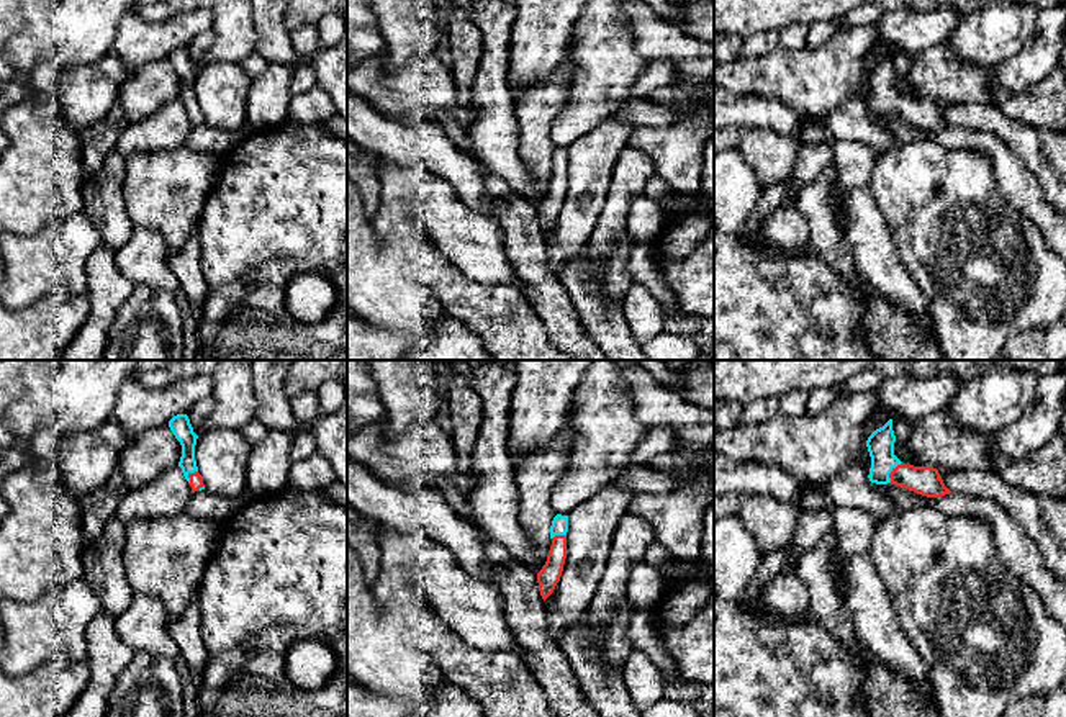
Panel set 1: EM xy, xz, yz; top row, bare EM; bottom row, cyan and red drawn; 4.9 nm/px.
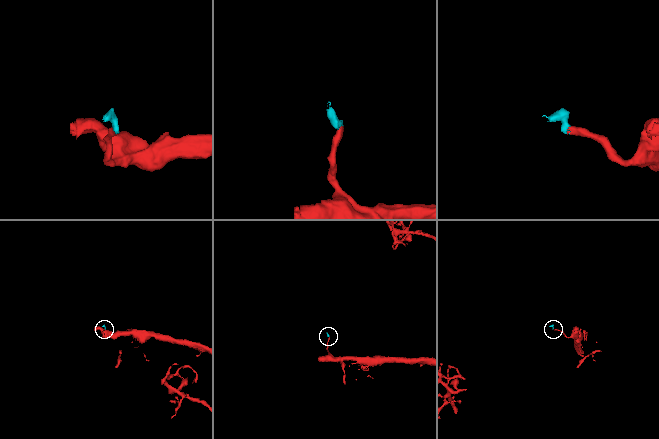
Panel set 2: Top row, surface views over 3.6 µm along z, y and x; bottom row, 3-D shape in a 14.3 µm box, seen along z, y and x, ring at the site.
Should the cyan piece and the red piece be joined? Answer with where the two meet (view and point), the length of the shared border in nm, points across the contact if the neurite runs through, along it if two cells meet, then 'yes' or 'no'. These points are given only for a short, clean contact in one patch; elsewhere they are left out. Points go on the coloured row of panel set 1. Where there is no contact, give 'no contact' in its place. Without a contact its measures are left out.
meets cyan in yz at (891, 470); contact 120 nm long; runs through yz (880, 444), (883, 462), (891, 470), (924, 480); yes

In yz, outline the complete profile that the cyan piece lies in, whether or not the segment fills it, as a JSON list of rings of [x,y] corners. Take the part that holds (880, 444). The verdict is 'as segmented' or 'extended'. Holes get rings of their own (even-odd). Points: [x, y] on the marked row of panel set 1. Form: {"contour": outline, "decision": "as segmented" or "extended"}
{"contour": [[[892,419],[868,437],[866,447],[871,457],[868,478],[871,483],[892,483],[927,498],[940,498],[951,493],[937,468],[902,463],[894,455],[894,442]]], "decision": "extended"}

